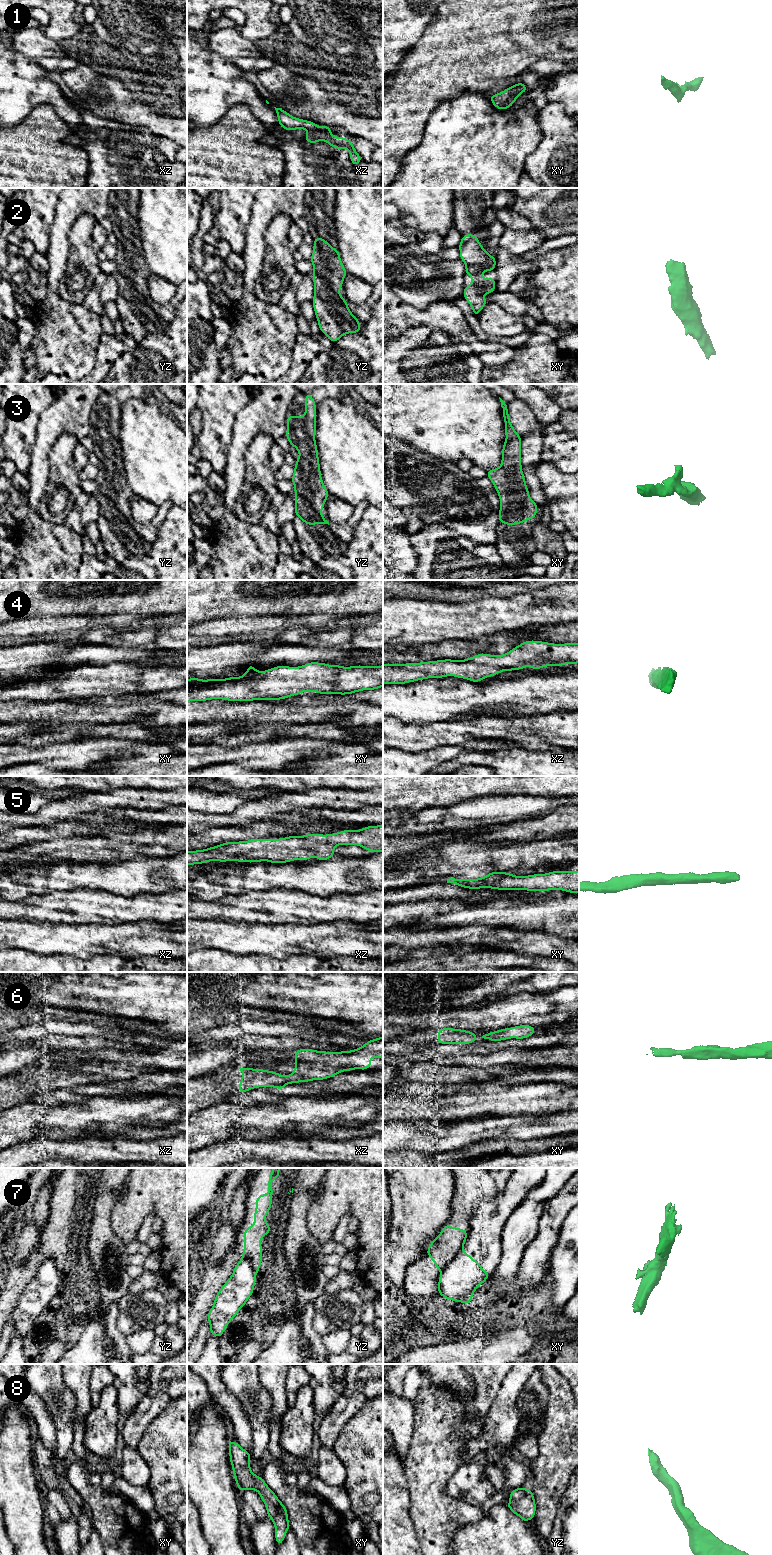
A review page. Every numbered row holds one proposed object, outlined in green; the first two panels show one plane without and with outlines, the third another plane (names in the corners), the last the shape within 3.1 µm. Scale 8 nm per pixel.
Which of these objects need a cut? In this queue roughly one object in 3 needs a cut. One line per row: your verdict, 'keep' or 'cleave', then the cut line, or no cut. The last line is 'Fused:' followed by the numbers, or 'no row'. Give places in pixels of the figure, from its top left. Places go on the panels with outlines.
1: keep; cut none
2: keep; cut none
3: keep; cut none
4: keep; cut none
5: keep; cut none
6: keep; cut none
7: cleave; cut xy (462, 1248), (441, 1270)
8: keep; cut none
Fused: 7

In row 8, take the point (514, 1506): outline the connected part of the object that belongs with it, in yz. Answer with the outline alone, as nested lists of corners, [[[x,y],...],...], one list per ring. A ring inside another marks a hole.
[[[524,1487],[510,1491],[509,1503],[507,1507],[526,1524],[528,1520],[533,1520],[536,1512],[536,1503],[532,1490]]]

